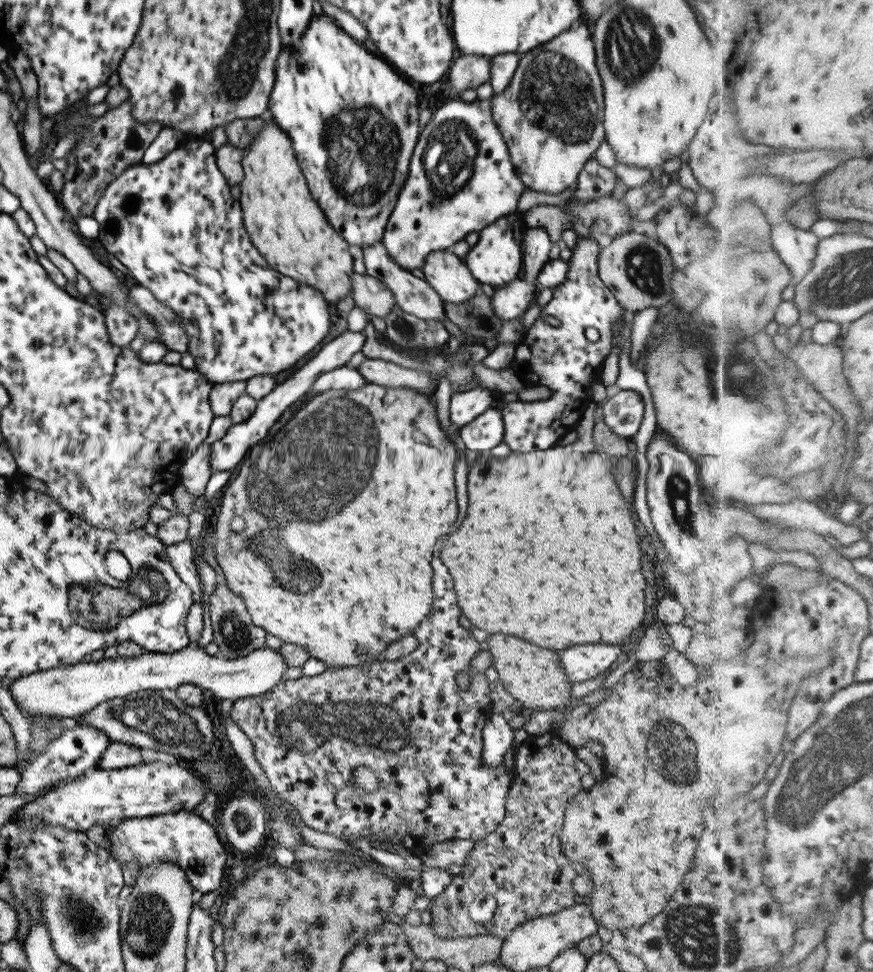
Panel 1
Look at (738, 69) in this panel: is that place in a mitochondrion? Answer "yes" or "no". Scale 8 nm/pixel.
no

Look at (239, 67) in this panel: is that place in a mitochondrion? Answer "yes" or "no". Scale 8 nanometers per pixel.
yes

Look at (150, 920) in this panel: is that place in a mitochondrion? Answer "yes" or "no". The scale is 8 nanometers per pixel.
yes

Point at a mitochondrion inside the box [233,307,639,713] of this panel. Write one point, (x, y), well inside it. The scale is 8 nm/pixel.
(295, 470)

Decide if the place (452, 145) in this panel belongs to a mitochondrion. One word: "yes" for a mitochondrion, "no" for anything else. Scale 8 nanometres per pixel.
yes

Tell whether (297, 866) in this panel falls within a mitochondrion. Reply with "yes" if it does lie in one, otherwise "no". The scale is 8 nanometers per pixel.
no

